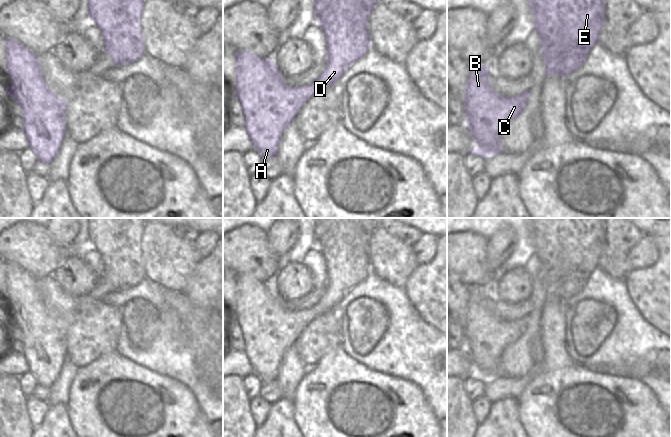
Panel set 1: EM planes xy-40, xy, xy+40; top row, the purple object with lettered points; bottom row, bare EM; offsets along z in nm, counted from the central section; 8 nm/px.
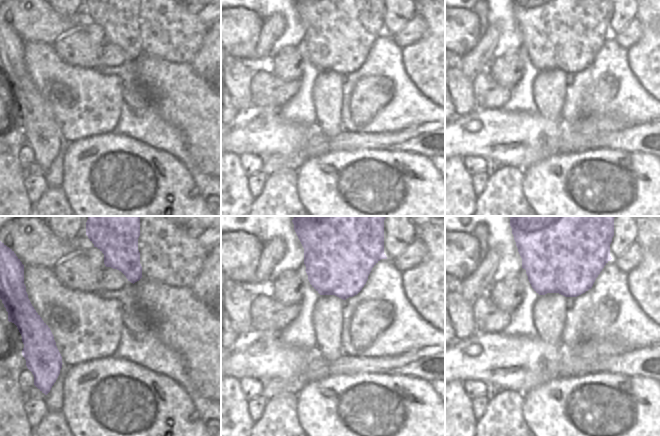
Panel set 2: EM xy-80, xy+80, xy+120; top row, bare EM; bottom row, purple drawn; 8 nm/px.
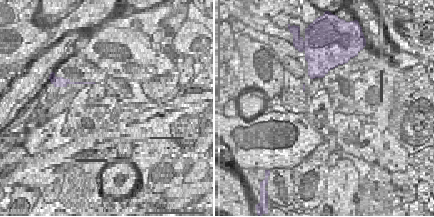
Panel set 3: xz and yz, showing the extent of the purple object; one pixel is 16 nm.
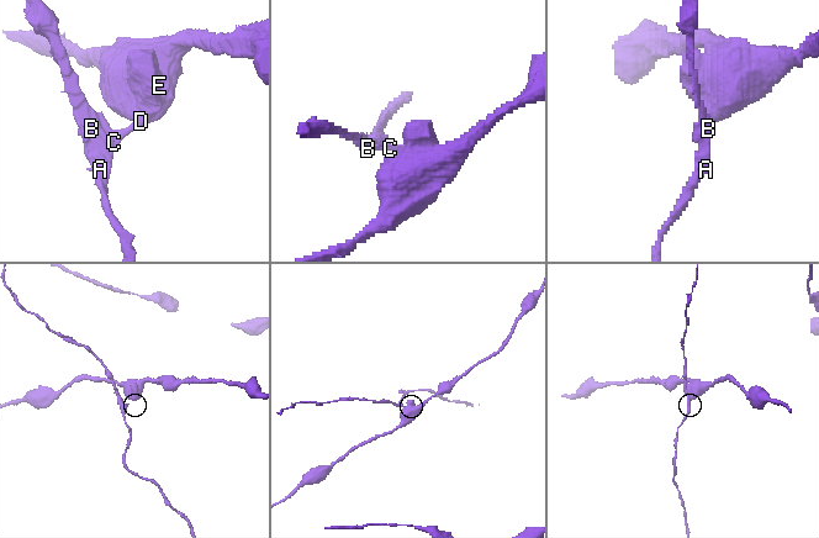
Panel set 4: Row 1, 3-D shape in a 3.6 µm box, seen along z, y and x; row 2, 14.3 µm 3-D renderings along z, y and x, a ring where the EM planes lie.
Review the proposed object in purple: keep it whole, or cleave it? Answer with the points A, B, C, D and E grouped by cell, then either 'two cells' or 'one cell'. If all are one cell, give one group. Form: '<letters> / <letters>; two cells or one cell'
A B C / D E; two cells

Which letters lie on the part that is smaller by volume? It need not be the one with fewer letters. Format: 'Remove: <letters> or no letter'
Remove: A, B, C

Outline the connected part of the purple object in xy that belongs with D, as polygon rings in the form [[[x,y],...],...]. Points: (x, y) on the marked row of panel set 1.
[[[314,0],[318,25],[326,38],[326,68],[311,84],[318,91],[334,85],[370,48],[368,18],[376,0]]]

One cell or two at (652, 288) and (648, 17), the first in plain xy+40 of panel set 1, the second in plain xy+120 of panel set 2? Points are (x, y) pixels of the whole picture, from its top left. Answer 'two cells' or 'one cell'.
one cell

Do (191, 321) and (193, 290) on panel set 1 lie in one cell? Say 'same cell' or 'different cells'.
different cells

